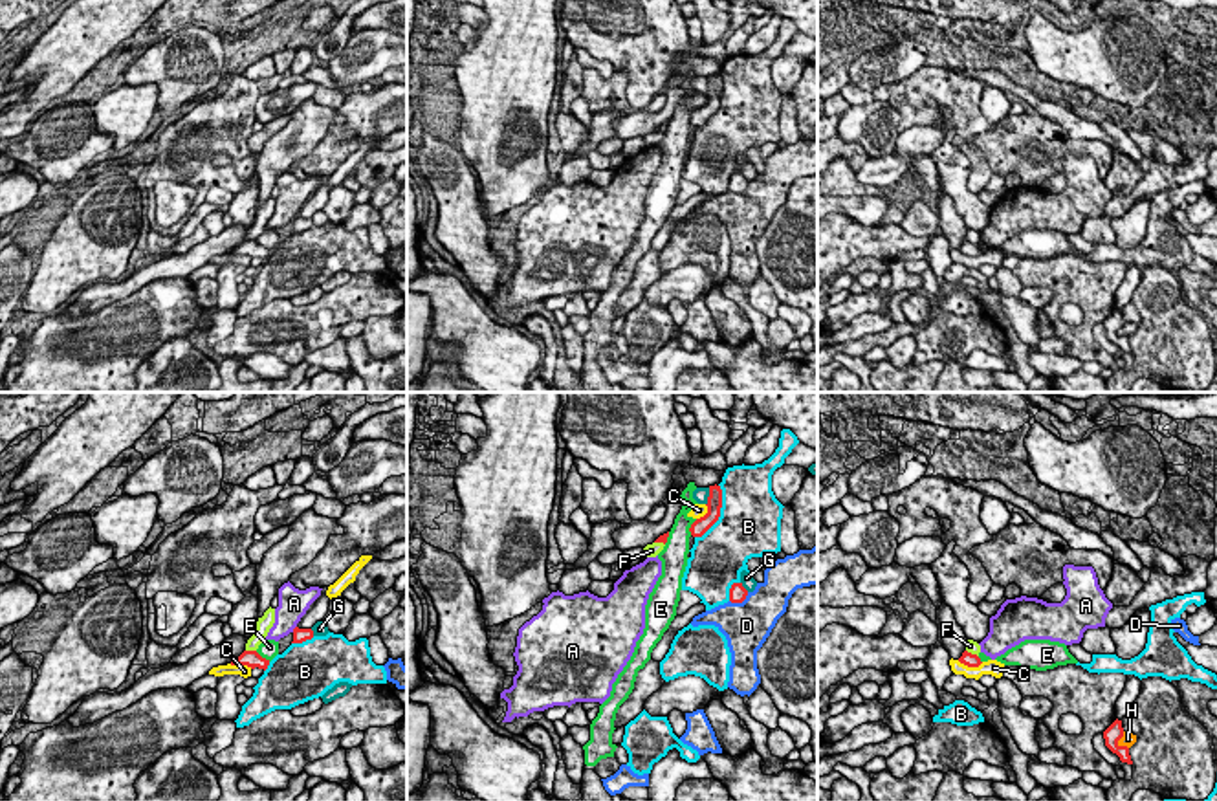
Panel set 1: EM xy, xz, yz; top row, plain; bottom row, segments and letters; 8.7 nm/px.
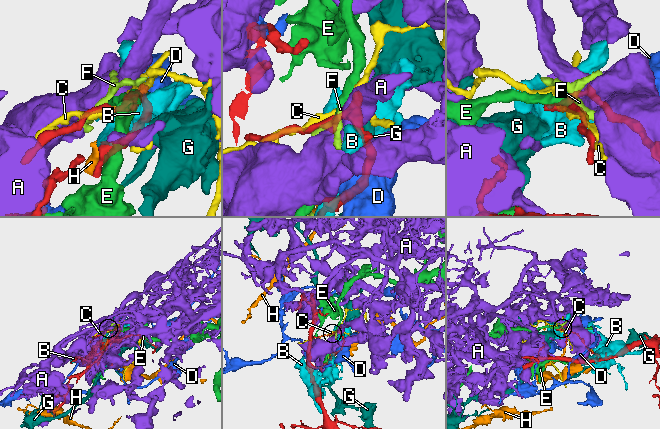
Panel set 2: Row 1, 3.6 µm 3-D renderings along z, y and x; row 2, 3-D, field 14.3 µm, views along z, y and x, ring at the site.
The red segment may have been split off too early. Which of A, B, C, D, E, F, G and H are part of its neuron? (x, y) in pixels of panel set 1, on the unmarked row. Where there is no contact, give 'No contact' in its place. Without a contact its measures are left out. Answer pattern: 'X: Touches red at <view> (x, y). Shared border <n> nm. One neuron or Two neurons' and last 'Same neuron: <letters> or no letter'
A: Touches red at xy (294, 219). Shared border 70 nm. Two neurons
B: Touches red at xz (719, 103). Shared border 500 nm. Two neurons
C: Touches red at yz (970, 255). Shared border 240 nm. Two neurons
D: Touches red at xz (739, 191). Shared border 190 nm. Two neurons
E: Touches red at xz (691, 116). Shared border 160 nm. Two neurons
F: Touches red at xy (252, 241). Shared border 100 nm. Two neurons
G: Touches red at xz (708, 87). Shared border 160 nm. Two neurons
H: Touches red at yz (1117, 332). Shared border 170 nm. Two neurons
Same neuron: no letter

